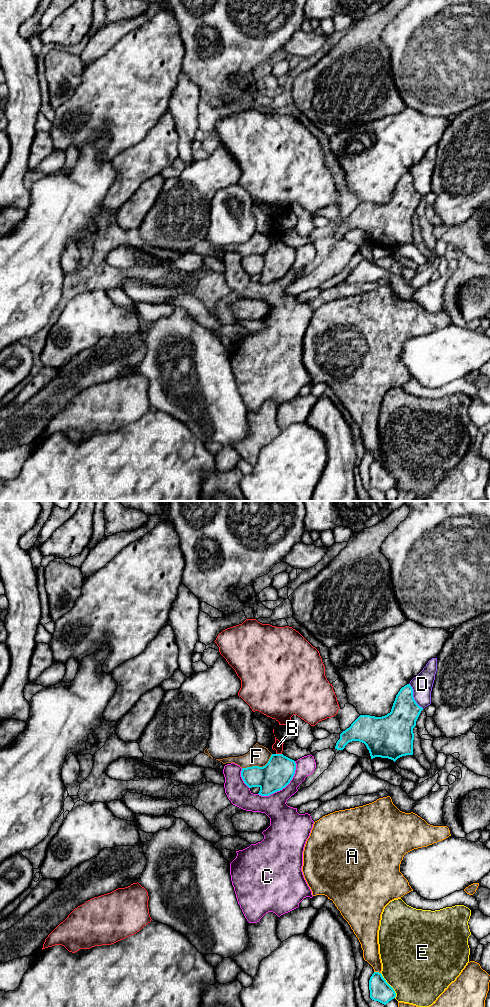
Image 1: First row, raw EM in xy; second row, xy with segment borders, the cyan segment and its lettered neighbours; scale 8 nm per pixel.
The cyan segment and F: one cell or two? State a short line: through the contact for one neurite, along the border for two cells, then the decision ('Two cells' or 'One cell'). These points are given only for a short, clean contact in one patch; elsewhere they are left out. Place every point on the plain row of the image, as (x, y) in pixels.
Line: xy (272, 242), (269, 248), (262, 254), (242, 256). Two cells

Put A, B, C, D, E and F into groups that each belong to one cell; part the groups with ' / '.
A / B / C / D / E / F

